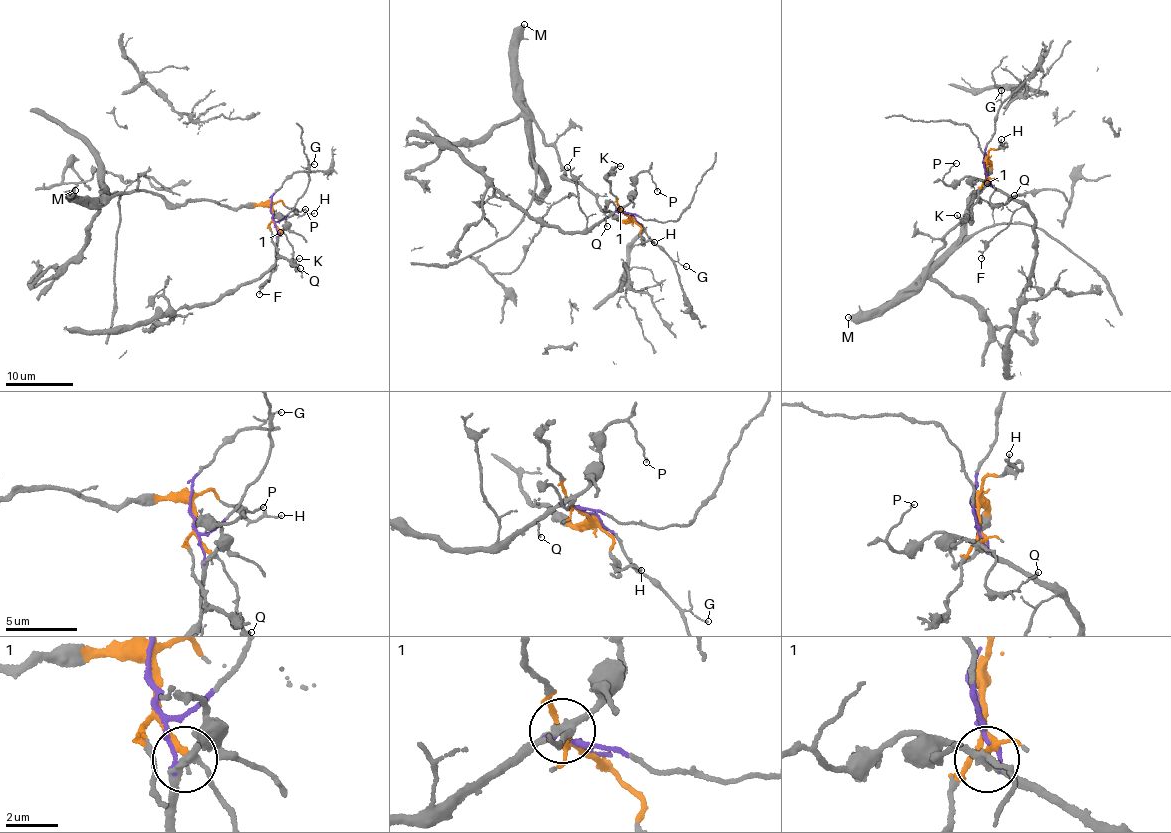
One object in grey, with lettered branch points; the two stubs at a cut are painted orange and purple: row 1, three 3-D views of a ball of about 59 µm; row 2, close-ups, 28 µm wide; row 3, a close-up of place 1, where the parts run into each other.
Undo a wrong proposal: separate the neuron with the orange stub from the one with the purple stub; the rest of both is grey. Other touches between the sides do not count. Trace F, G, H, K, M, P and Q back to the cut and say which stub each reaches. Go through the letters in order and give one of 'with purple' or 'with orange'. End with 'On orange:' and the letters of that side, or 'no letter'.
F: with purple
G: with purple
H: with orange
K: with orange
M: with orange
P: with purple
Q: with orange
On orange: H, K, M, Q

